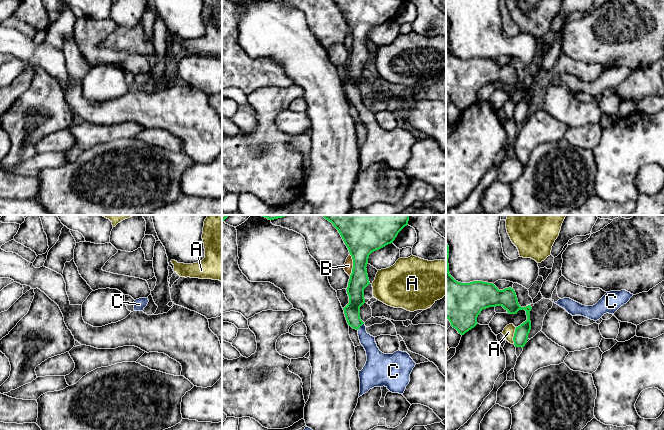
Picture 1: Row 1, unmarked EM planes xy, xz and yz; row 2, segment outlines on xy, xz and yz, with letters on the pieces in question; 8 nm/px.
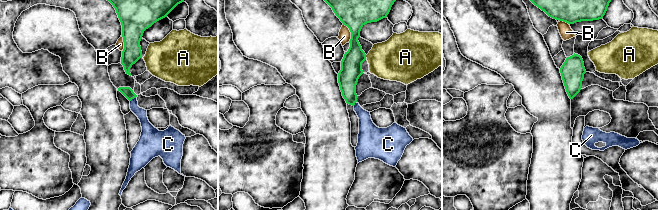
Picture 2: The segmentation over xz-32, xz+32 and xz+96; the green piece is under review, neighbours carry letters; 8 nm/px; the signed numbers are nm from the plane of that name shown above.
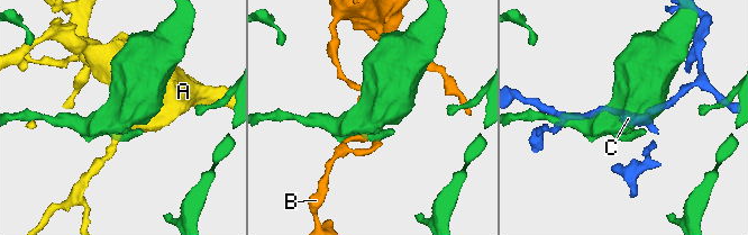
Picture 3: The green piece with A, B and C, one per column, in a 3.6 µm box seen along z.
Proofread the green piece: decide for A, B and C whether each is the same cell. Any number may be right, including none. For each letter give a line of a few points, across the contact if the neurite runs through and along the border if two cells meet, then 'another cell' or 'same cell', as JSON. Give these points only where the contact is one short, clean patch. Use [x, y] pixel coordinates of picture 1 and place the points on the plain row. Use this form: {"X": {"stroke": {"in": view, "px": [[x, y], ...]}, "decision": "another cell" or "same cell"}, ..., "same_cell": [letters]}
{"A": {"decision": "another cell"}, "B": {"decision": "another cell"}, "C": {"stroke": {"in": "xz", "px": [[356, 71], [355, 96], [360, 101], [362, 110], [373, 129]]}, "decision": "same cell"}, "same_cell": ["C"]}

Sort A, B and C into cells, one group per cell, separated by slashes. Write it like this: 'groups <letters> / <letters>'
groups A / B / C

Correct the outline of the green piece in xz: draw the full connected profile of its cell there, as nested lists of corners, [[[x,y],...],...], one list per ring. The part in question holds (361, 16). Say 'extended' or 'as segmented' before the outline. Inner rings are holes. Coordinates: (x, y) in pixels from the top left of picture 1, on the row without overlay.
extended | [[[333,0],[340,9],[353,35],[347,63],[349,79],[343,84],[349,102],[358,107],[367,137],[361,147],[359,173],[374,163],[385,162],[392,169],[404,169],[416,139],[400,125],[393,130],[382,129],[375,113],[366,107],[360,94],[360,83],[365,79],[364,65],[370,60],[367,50],[369,31],[393,19],[398,9],[408,0]]]

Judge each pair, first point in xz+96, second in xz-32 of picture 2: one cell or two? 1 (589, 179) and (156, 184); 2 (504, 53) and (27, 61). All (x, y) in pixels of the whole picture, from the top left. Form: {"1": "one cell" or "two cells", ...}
{"1": "two cells", "2": "two cells"}

